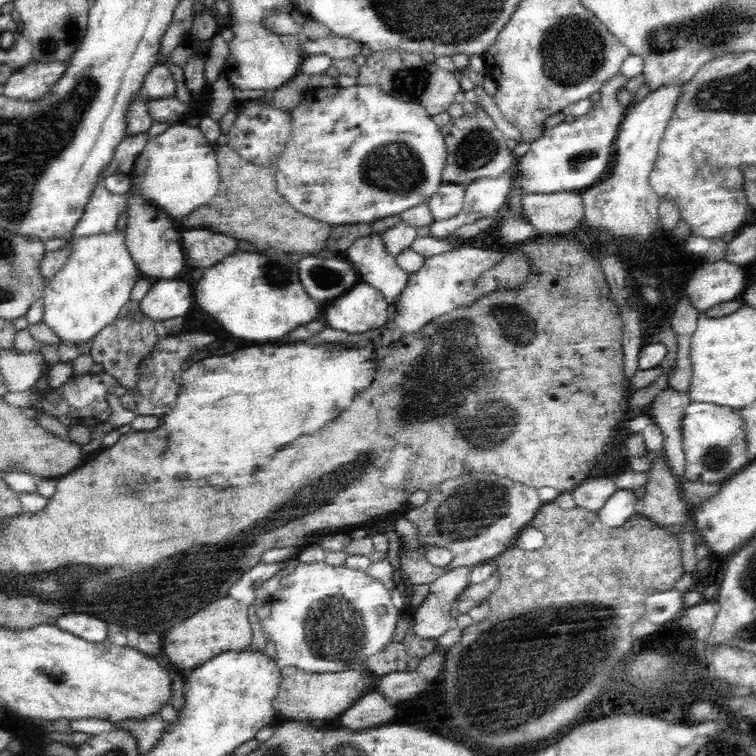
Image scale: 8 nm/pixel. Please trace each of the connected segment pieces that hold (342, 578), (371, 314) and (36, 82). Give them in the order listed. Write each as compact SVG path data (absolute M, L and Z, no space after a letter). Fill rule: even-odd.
M324 561L304 564L299 562L292 574L280 578L280 589L272 602L272 616L262 620L264 634L276 644L277 666L298 669L304 673L336 673L358 668L356 664L369 660L373 654L392 640L400 611L392 603L391 591L365 571L351 570L345 565L329 566Z
M362 281L333 299L325 319L328 327L357 336L382 328L388 316L388 305L379 290Z
M74 52L65 62L31 61L9 76L3 85L3 95L16 100L37 101L48 94L56 82L60 81L70 66L72 58Z

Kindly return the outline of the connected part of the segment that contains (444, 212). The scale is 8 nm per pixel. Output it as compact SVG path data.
M443 183L426 202L433 219L436 221L454 218L463 209L465 192L466 187L455 183Z

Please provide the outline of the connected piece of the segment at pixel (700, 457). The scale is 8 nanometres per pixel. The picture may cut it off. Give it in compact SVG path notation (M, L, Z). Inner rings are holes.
M690 402L681 419L681 436L684 449L684 474L686 481L706 484L720 484L726 478L742 470L751 461L746 455L746 439L744 439L744 419L739 410L729 406L718 406L707 402Z

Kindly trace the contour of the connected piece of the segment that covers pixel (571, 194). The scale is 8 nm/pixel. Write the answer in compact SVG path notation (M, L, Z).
M561 191L553 194L528 194L521 198L521 216L531 222L539 235L578 235L585 215L580 191Z

